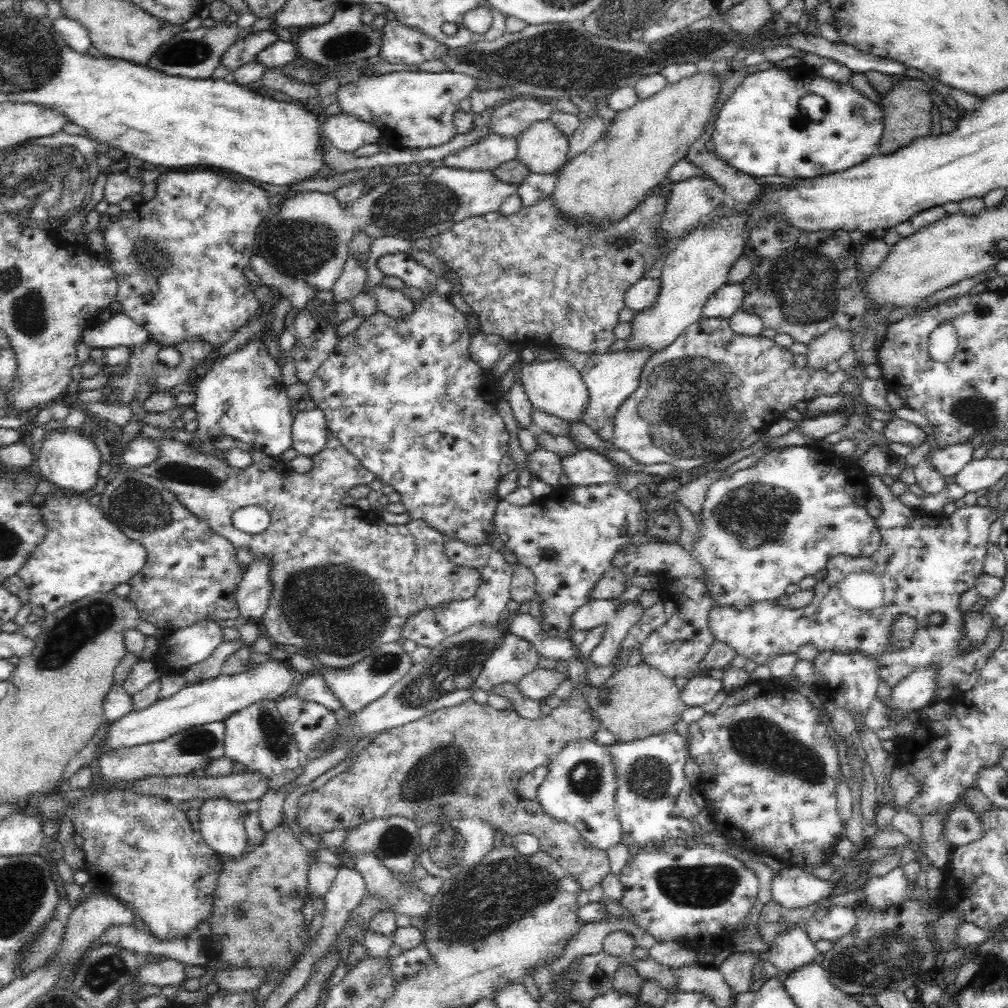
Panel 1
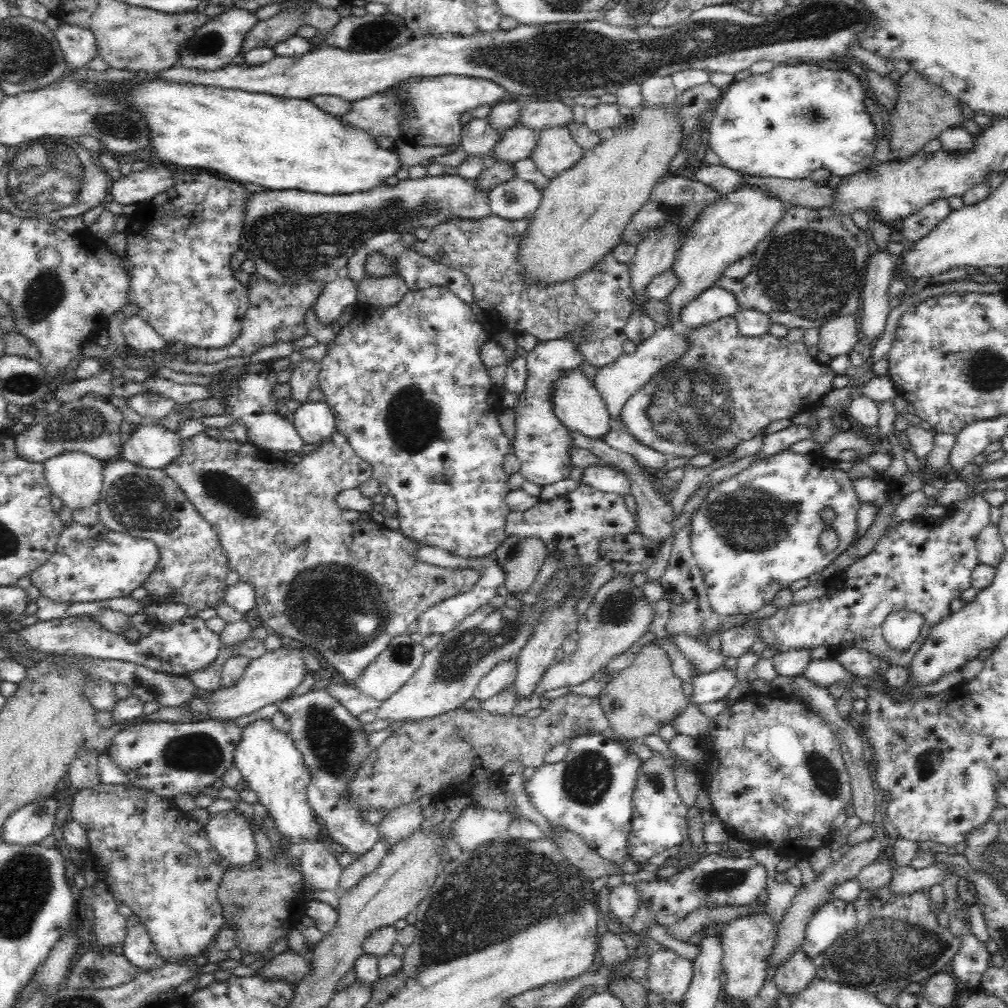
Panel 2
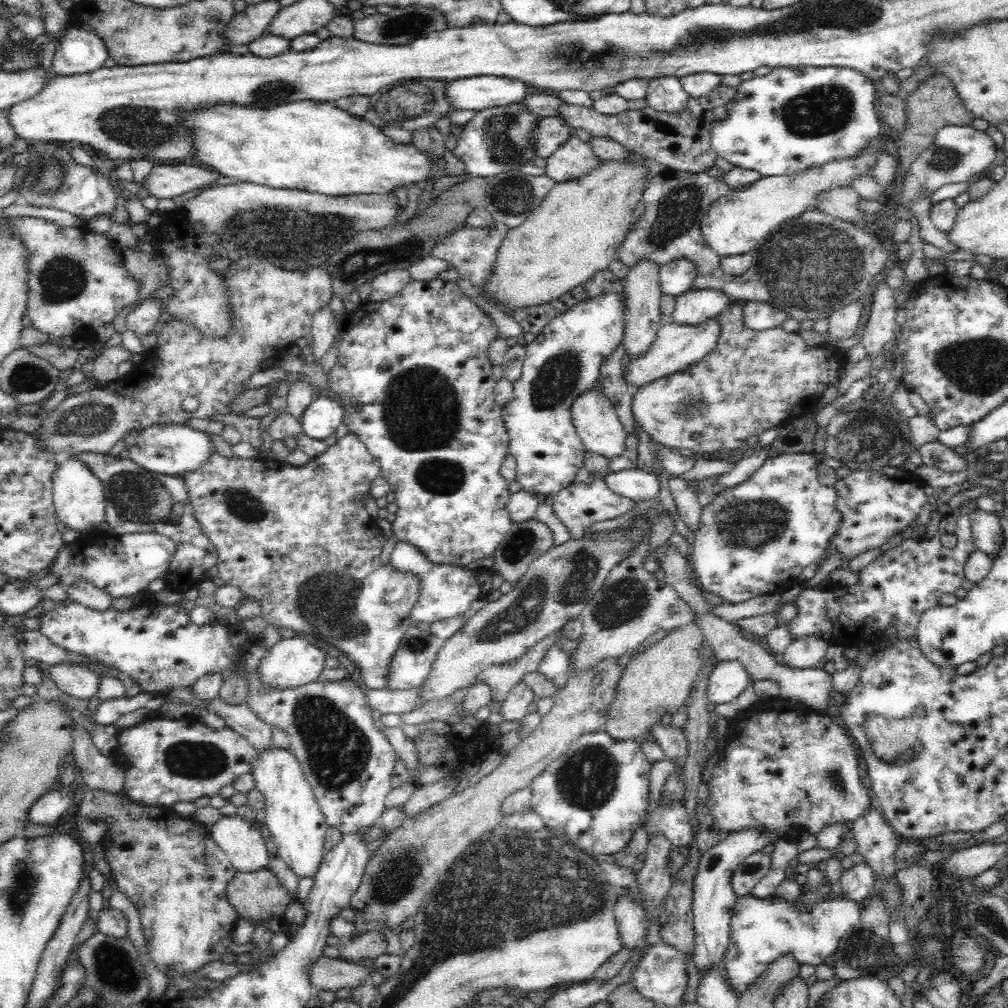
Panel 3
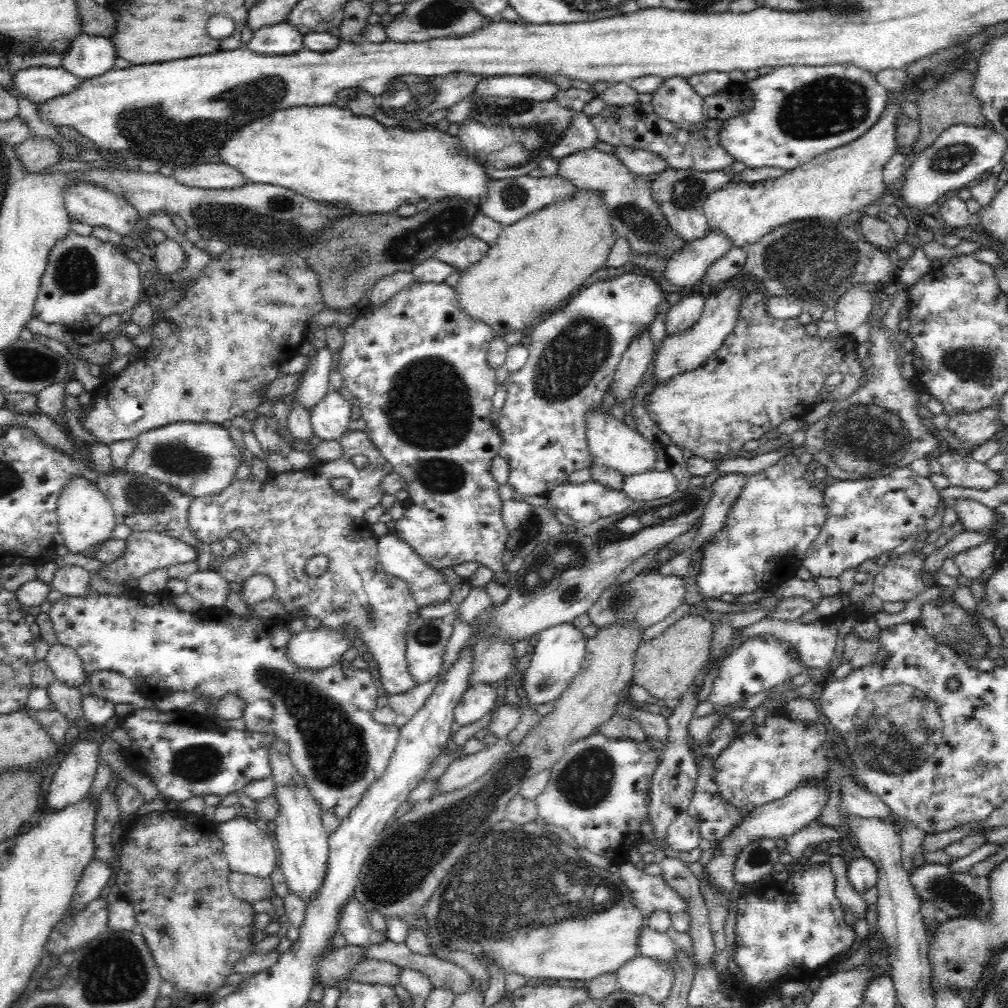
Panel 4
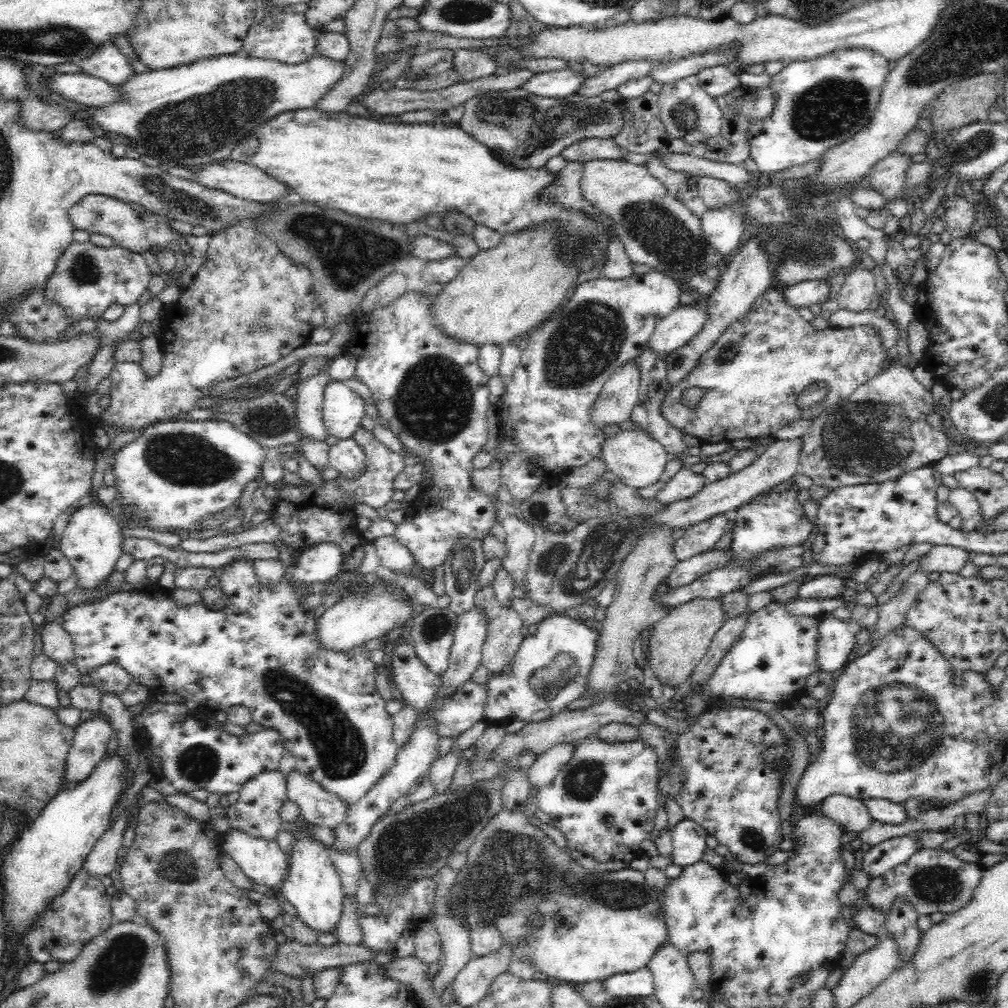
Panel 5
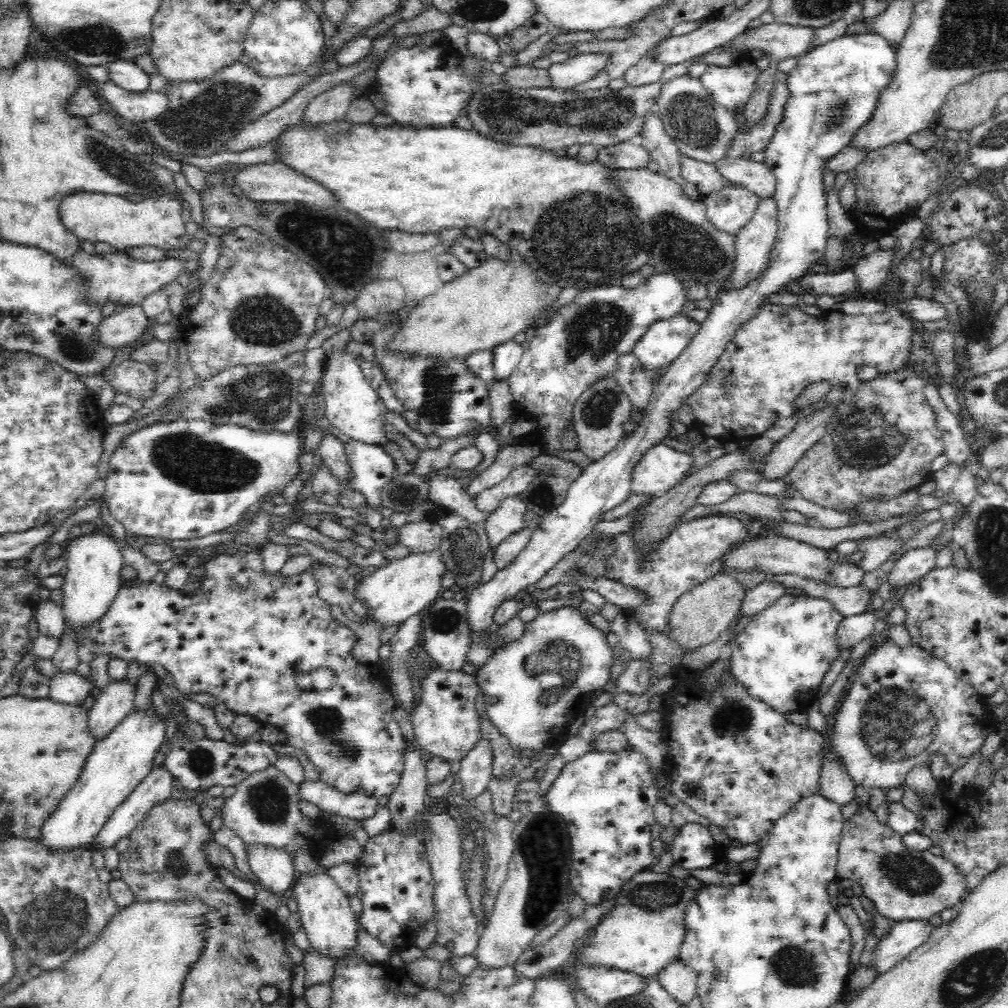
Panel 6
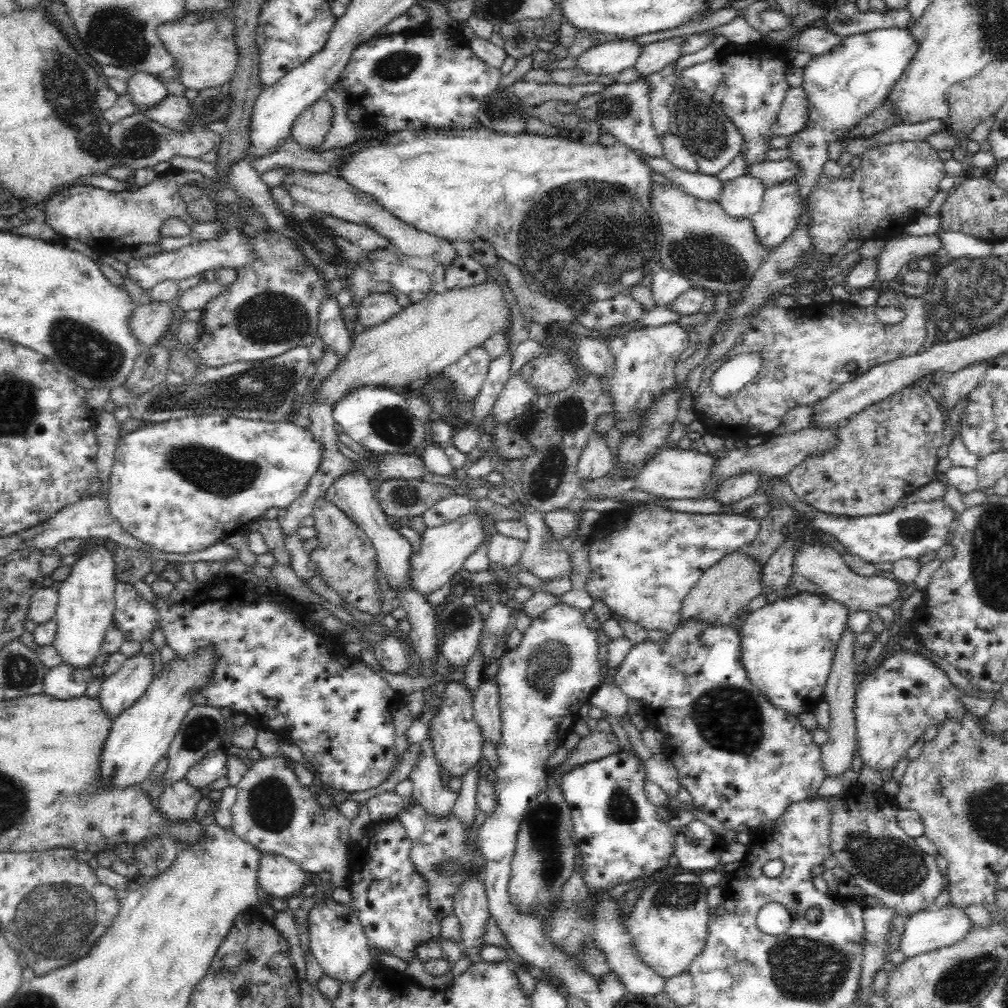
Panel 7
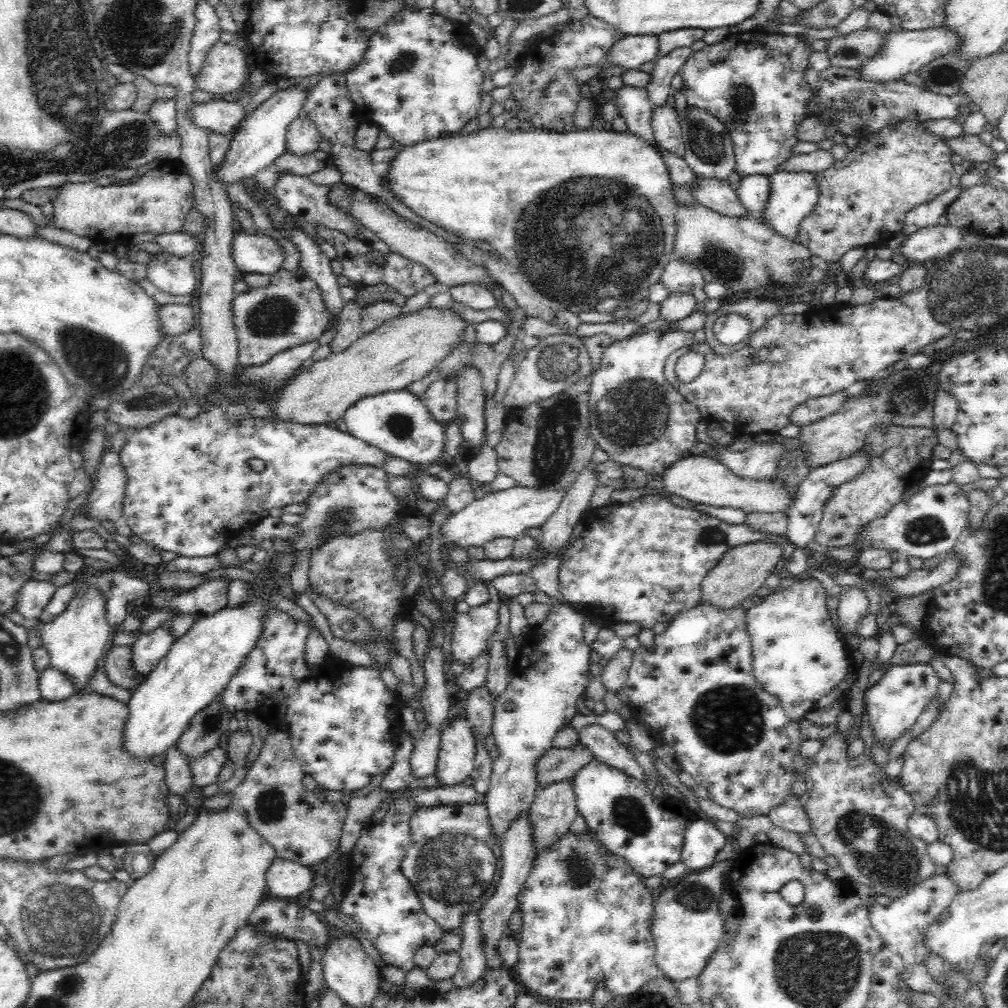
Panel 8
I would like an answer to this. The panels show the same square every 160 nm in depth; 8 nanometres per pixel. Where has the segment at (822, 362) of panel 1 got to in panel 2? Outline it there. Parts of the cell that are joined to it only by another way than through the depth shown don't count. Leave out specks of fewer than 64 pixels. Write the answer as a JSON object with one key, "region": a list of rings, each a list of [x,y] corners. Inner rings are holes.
{"region":[[[840,315],[825,322],[819,328],[818,350],[834,358],[859,348],[860,329],[856,319],[852,315]]]}

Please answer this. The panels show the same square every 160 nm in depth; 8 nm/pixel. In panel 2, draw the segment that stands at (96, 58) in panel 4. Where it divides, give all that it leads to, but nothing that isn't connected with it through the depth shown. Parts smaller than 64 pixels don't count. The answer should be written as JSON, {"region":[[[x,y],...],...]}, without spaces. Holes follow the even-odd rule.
{"region":[[[60,22],[55,37],[68,67],[85,70],[88,62],[97,55],[93,32],[87,28]]]}

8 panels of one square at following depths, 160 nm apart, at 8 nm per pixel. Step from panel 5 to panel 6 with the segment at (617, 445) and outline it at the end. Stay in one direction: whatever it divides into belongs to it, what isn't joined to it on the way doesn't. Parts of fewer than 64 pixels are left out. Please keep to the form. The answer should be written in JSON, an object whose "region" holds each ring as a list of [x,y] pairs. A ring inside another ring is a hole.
{"region":[[[660,443],[640,456],[632,470],[631,489],[634,494],[663,494],[680,483],[682,474],[692,464],[693,450],[675,443]]]}

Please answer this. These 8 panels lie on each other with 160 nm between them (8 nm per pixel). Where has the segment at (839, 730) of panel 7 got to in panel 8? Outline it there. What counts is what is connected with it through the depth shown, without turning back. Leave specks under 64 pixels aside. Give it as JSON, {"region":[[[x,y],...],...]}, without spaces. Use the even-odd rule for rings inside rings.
{"region":[[[844,587],[838,596],[840,605],[838,606],[838,626],[839,634],[847,642],[849,635],[857,634],[857,624],[861,618],[869,614],[869,602],[862,589],[856,587]]]}

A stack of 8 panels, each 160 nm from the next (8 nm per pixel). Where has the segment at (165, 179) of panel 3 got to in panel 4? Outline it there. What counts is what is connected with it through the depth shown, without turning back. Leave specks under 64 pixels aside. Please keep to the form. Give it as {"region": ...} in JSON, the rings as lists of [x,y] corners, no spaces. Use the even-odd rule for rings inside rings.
{"region":[[[196,163],[173,168],[170,177],[183,186],[202,187],[203,189],[236,189],[246,179],[236,167],[220,163]]]}

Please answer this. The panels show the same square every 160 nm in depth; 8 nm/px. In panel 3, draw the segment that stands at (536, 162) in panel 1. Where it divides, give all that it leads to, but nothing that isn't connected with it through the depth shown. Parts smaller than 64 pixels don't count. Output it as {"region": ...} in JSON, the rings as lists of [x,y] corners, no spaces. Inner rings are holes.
{"region":[[[576,133],[550,156],[545,158],[545,175],[555,183],[578,179],[599,166],[587,142],[581,142]]]}

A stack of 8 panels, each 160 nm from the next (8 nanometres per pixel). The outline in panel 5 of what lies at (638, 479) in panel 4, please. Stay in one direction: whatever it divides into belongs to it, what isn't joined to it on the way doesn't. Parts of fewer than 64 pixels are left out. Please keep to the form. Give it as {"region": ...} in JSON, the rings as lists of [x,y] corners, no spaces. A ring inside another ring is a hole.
{"region":[[[687,467],[681,468],[656,492],[653,498],[663,505],[670,504],[694,496],[706,484],[702,474],[694,473]]]}

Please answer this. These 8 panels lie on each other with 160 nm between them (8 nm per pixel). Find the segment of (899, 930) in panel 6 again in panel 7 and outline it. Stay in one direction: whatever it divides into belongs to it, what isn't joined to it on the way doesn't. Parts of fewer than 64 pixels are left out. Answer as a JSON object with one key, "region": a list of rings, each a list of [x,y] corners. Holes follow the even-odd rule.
{"region":[[[962,907],[930,908],[908,916],[898,950],[905,959],[962,941],[972,928]]]}

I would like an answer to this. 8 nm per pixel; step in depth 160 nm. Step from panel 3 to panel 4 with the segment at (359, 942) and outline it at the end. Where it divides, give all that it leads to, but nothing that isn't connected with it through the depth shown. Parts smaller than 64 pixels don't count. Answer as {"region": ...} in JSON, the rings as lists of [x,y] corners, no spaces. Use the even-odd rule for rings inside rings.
{"region":[[[346,944],[342,948],[333,949],[321,960],[318,982],[324,987],[338,986],[354,965],[364,958],[365,950],[362,946]]]}

